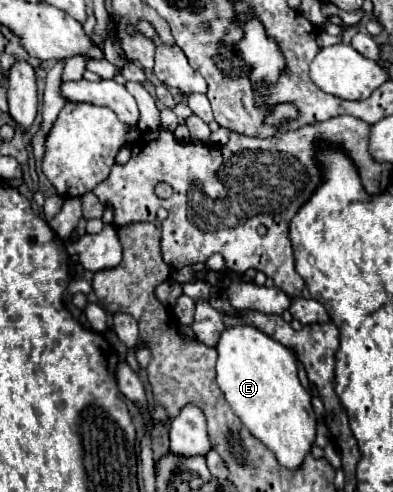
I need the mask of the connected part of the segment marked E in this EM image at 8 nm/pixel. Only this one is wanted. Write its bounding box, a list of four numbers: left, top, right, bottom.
[216,326,316,470]

